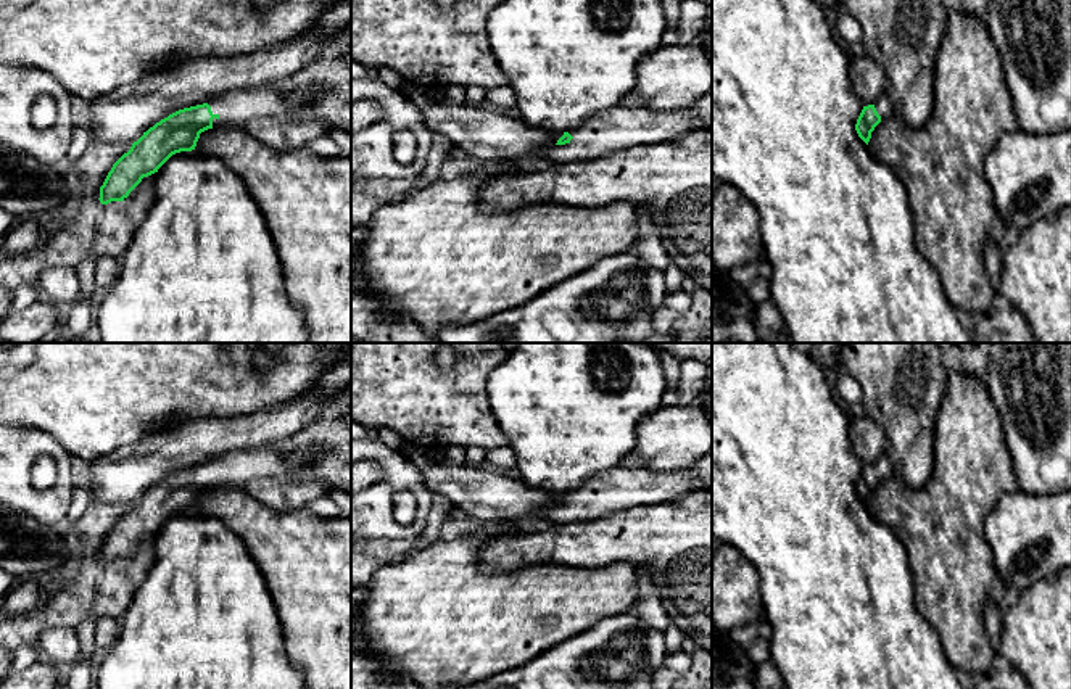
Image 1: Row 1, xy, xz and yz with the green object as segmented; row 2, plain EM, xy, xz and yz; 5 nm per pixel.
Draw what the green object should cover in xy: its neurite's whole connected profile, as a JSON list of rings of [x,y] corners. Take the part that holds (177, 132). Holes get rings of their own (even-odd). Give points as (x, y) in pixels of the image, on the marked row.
[[[267,87],[230,90],[208,103],[179,109],[132,143],[100,187],[100,203],[124,201],[129,193],[176,153],[192,151],[200,134],[216,124],[243,126],[248,119],[285,119],[300,114],[306,93],[277,93]]]

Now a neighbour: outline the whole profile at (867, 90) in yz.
[[[850,56],[847,76],[852,82],[854,95],[863,106],[875,105],[884,95],[886,76],[883,68],[870,56]]]

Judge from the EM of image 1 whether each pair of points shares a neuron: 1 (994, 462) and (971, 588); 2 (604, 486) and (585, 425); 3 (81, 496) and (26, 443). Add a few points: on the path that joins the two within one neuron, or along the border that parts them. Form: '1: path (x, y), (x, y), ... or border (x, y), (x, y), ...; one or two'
1: path (984, 493), (975, 527), (962, 540), (962, 557); one
2: border (628, 461), (596, 472), (567, 491); two
3: border (71, 456), (71, 504), (65, 520); two

